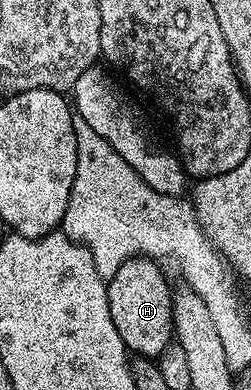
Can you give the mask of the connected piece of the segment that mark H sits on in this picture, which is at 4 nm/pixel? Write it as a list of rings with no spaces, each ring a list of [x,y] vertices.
[[[131,257],[112,277],[107,278],[108,306],[114,328],[122,335],[129,354],[159,359],[162,351],[173,344],[172,298],[174,289],[164,278],[165,270],[150,257]]]

